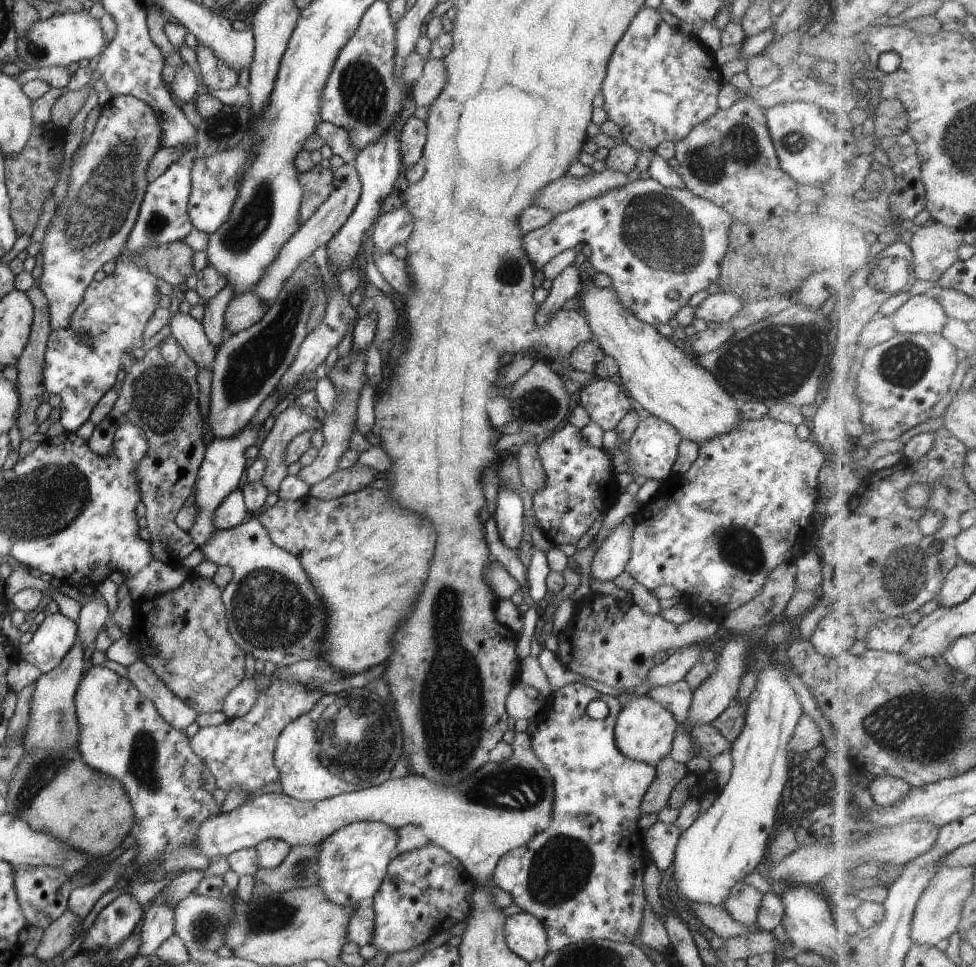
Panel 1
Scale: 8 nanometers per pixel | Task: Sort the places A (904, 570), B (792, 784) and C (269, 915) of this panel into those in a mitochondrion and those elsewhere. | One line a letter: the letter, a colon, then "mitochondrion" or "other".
A: mitochondrion
B: other
C: mitochondrion

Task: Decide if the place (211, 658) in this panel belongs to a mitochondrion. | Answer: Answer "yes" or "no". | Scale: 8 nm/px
no

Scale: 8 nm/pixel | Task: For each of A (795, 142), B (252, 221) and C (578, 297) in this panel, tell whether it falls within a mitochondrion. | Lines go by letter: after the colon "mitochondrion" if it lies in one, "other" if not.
A: mitochondrion
B: mitochondrion
C: other

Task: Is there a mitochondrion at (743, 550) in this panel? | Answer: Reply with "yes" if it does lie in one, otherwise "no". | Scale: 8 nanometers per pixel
yes

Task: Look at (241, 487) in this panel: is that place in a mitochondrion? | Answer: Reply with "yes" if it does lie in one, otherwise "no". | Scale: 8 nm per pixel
no

